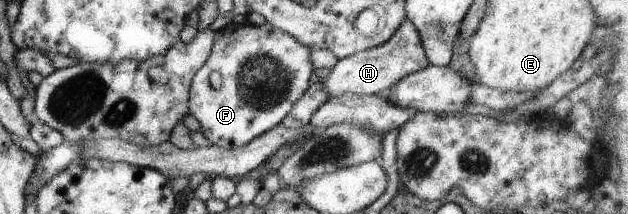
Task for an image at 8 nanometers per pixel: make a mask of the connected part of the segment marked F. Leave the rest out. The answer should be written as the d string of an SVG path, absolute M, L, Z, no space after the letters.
M267 22L260 27L250 23L238 24L217 31L211 55L194 75L189 88L189 113L200 122L204 137L221 149L232 150L247 145L281 124L311 85L310 77L314 71L310 61L311 51Z

